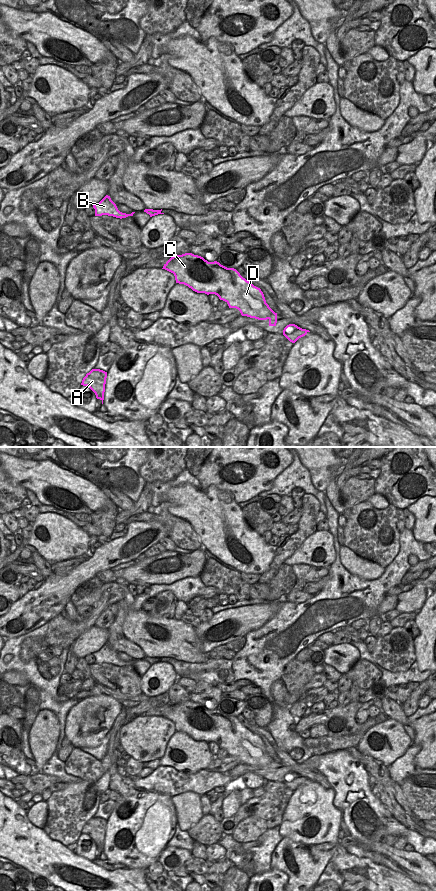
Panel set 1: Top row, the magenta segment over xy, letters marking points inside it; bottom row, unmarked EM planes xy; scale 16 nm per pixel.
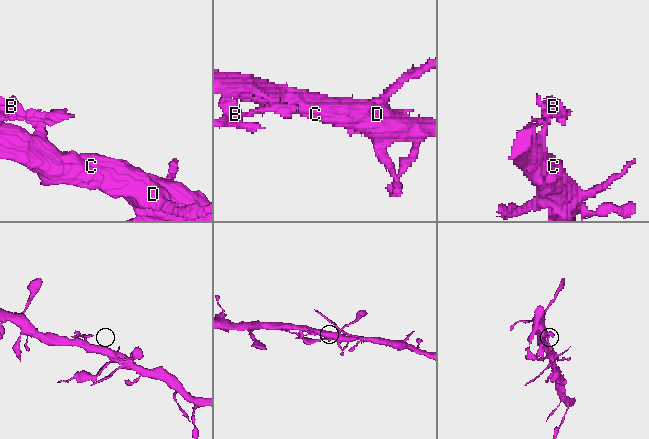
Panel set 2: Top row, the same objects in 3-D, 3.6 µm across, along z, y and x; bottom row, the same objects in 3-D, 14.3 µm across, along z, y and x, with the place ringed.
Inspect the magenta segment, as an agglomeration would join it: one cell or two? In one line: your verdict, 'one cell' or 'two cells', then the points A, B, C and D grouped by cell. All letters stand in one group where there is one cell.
one cell; groups A B C D

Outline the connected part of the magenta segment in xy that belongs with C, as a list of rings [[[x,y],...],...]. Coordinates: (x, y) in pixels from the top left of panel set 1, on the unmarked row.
[[[185,701],[171,705],[163,714],[174,722],[176,731],[184,732],[197,741],[215,742],[220,748],[225,749],[229,756],[236,756],[242,764],[258,768],[269,768],[269,774],[276,774],[277,761],[266,751],[260,736],[243,726],[234,716],[227,716],[219,710],[208,710],[203,705],[192,701]]]

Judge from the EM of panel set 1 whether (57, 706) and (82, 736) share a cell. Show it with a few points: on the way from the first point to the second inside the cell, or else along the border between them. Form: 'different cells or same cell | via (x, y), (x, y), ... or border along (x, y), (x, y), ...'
different cells | border along (81, 699), (67, 714), (64, 736)

